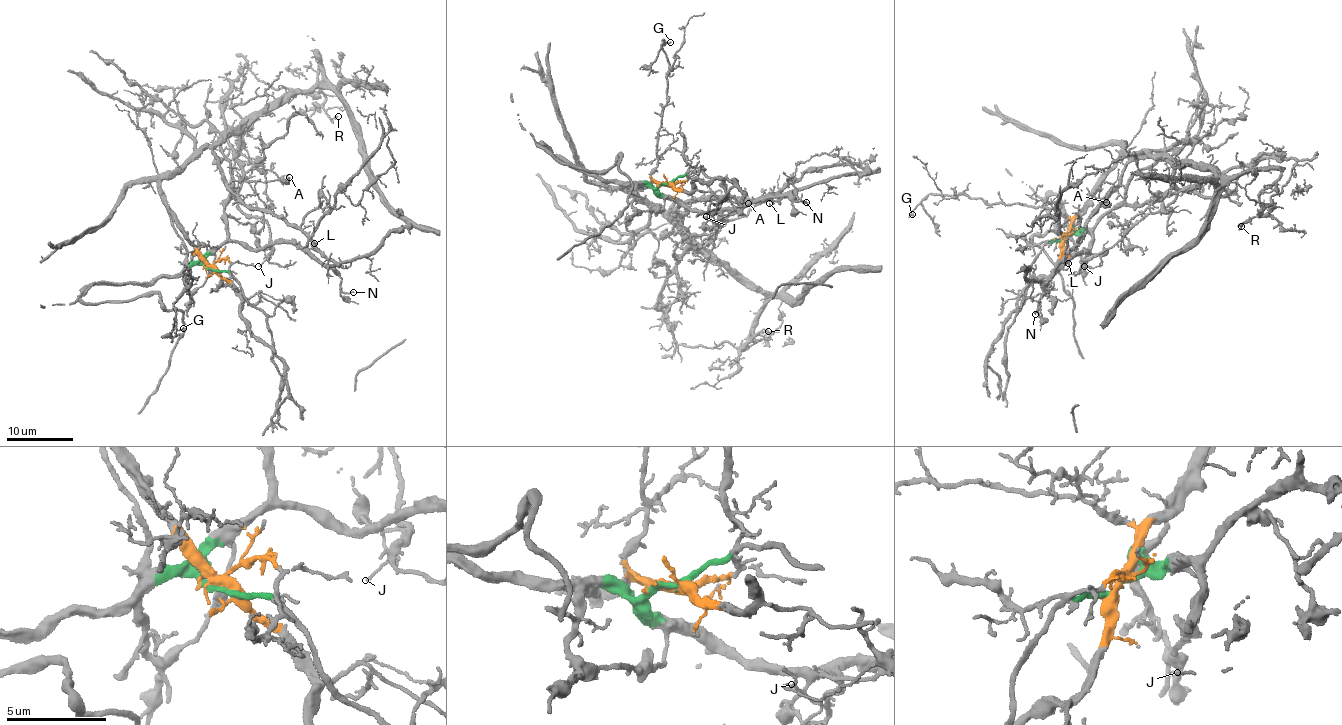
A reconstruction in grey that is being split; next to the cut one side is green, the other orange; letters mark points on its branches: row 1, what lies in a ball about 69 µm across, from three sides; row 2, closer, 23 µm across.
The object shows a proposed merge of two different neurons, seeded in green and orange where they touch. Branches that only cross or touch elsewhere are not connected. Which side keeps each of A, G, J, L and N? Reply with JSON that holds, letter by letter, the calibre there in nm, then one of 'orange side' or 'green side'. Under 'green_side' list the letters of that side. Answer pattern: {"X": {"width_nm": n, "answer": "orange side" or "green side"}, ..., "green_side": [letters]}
{"A": {"width_nm": 160, "answer": "green side"}, "G": {"width_nm": 110, "answer": "orange side"}, "J": {"width_nm": 90, "answer": "green side"}, "L": {"width_nm": 110, "answer": "green side"}, "N": {"width_nm": 110, "answer": "green side"}, "green_side": ["A", "J", "L", "N"]}

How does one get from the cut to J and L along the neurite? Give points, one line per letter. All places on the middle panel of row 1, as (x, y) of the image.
J: (665, 184), (657, 188), (658, 193), (708, 213), (711, 218), (706, 223), (710, 231), (715, 224), (706, 216)
L: (665, 184), (657, 188), (658, 193), (681, 205), (712, 214), (764, 199), (772, 202), (769, 204)

